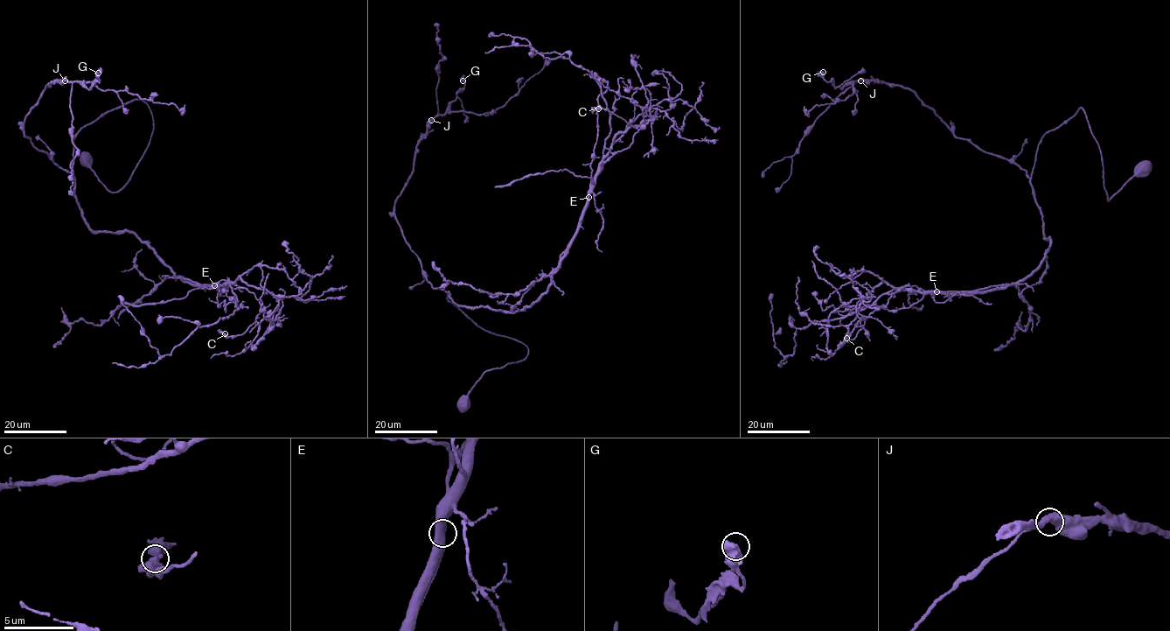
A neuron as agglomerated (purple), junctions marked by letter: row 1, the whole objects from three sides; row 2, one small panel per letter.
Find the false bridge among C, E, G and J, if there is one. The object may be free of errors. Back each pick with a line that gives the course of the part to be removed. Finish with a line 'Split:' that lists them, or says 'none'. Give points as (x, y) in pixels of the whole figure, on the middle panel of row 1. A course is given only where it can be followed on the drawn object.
E: course (589, 197), (576, 234), (560, 255), (560, 264), (523, 290), (490, 294), (469, 285), (452, 283), (431, 262)
Split: E

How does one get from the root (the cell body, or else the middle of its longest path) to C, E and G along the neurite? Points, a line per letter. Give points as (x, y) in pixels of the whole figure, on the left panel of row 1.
C: (86, 162), (119, 191), (149, 107), (78, 132), (75, 198), (177, 276), (252, 292), (264, 309), (225, 333)
E: (86, 162), (109, 191), (122, 187), (153, 132), (143, 101), (74, 138), (81, 215), (214, 285)
G: (86, 162), (119, 191), (149, 107), (85, 125), (71, 172), (24, 118), (51, 82), (98, 73)

